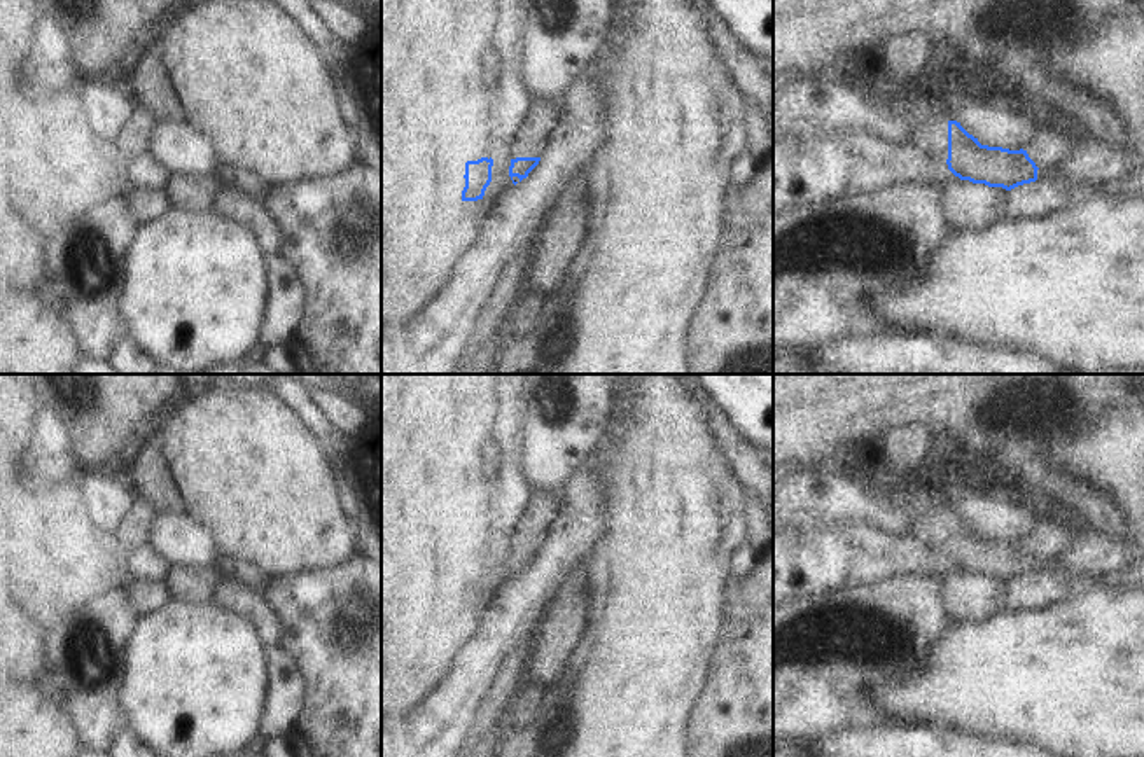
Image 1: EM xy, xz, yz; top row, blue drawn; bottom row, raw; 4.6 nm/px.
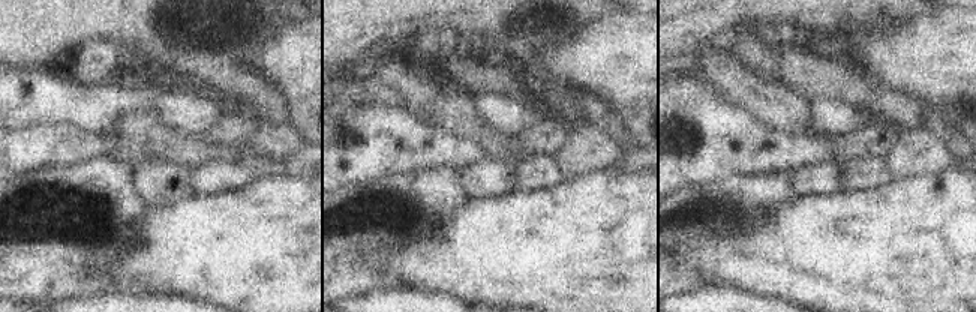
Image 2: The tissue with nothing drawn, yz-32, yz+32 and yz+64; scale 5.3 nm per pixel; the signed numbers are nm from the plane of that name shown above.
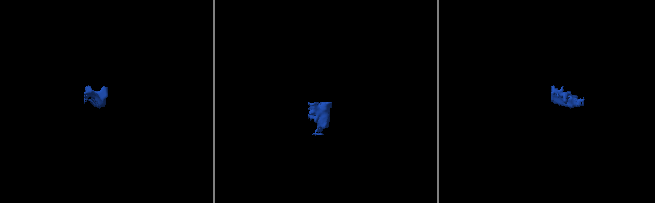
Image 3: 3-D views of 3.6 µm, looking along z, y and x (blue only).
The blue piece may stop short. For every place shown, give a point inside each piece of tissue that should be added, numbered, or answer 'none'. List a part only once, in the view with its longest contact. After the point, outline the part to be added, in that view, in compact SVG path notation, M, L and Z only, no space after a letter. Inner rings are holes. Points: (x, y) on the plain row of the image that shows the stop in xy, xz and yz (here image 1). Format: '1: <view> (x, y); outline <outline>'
1: yz (931, 534); outline M936 510L925 514L917 530L917 542L927 551L948 551L948 512Z
2: yz (1132, 577); outline M1062 554L1037 561L1037 573L1064 575L1083 582L1092 589L1141 589L1144 591L1144 559L1139 559L1118 572L1088 572L1085 566L1076 568Z

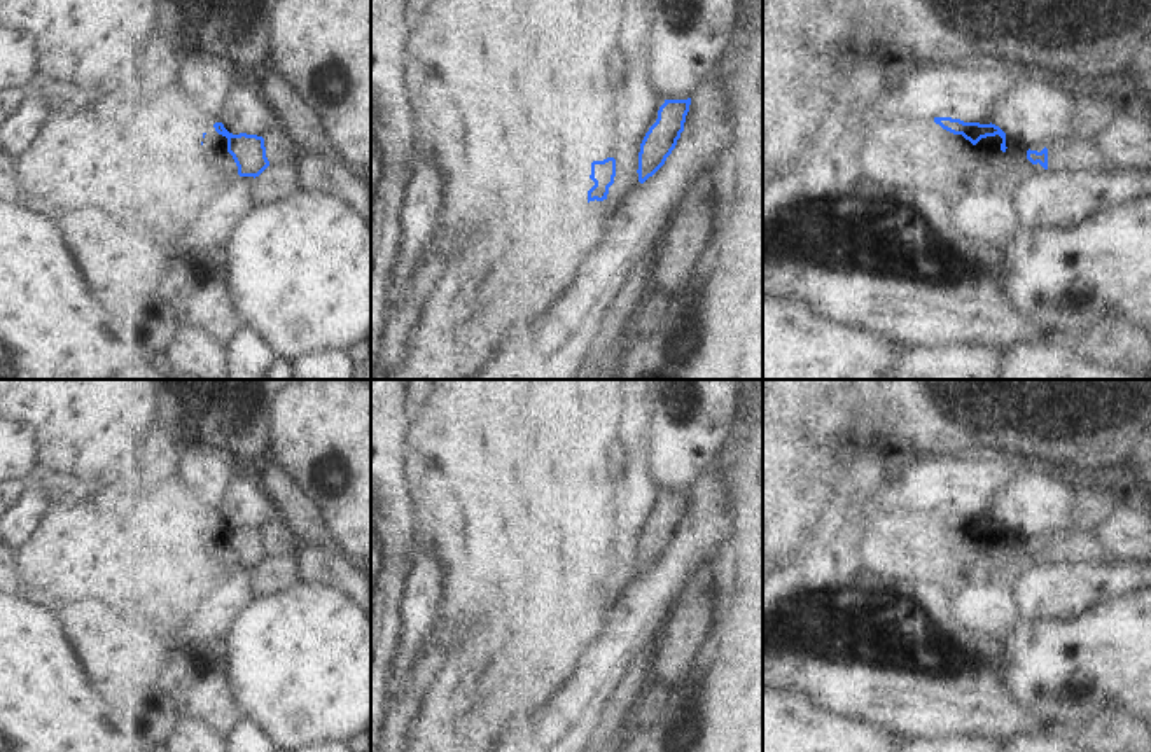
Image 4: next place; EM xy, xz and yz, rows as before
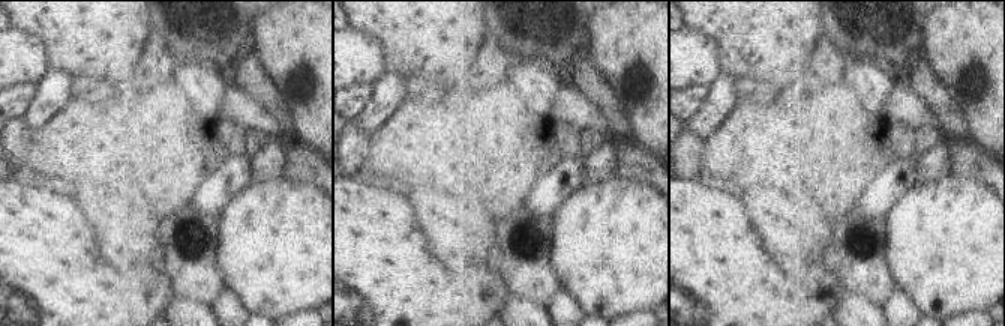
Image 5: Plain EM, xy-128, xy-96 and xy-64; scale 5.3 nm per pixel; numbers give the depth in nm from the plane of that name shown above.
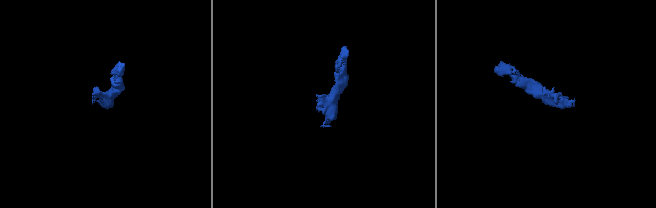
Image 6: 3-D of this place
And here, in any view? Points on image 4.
1: yz (1062, 548); outline M1058 533L1053 537L1030 537L1029 540L1041 544L1044 539L1048 540L1048 561L1055 565L1065 561L1099 563L1104 556L1102 546L1092 533Z

